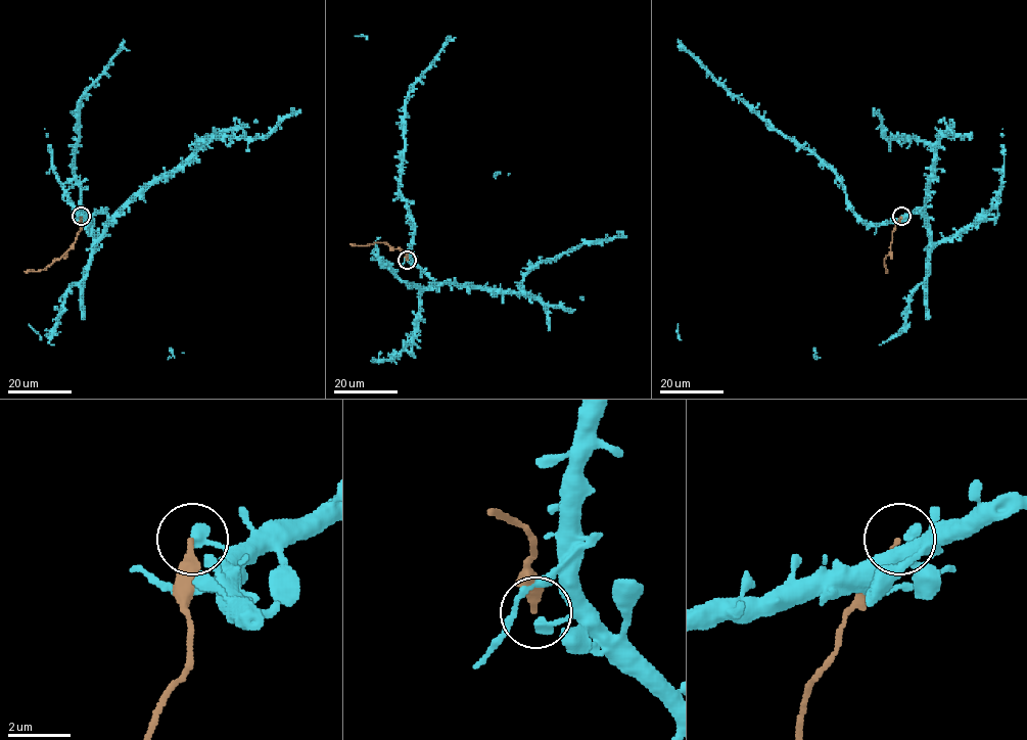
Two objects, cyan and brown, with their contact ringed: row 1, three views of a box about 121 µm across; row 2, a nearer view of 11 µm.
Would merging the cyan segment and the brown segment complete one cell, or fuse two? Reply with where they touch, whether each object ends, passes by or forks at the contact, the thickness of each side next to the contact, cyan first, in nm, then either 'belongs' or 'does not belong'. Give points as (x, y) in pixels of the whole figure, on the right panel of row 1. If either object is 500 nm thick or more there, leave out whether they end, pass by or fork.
(901, 216) | cyan ends | brown ends | 360/220 nm | does not belong

